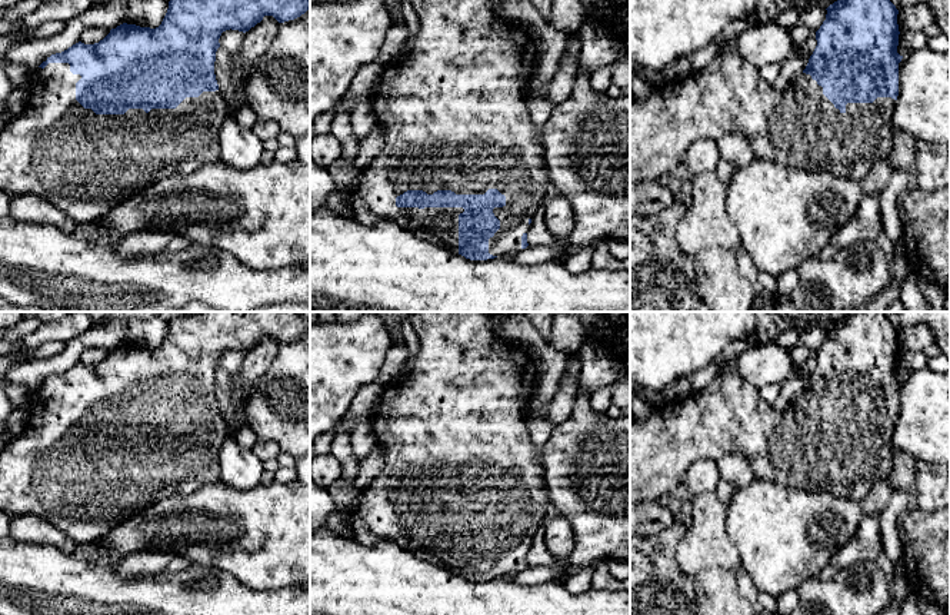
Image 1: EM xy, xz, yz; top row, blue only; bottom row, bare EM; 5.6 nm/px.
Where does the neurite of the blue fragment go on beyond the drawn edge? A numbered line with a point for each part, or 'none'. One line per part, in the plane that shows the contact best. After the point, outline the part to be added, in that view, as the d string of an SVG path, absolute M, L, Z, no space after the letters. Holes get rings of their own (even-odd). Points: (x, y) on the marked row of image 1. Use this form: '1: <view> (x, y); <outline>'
1: xz (453, 109); M409 0L419 17L419 31L410 40L410 47L403 57L393 60L383 72L374 93L371 107L377 123L383 126L386 143L383 152L364 169L360 170L359 184L349 193L351 217L363 225L373 225L377 220L396 223L399 227L411 232L419 239L441 246L453 253L459 253L459 215L463 207L397 207L396 197L407 190L423 190L433 195L437 190L451 190L456 195L484 195L489 189L497 189L506 196L503 207L494 207L493 213L500 220L500 229L489 239L489 253L493 256L509 256L521 250L521 236L527 233L529 220L537 207L544 203L550 186L550 176L544 164L543 144L534 142L534 123L527 109L529 84L536 67L537 49L527 30L504 20L490 0Z

